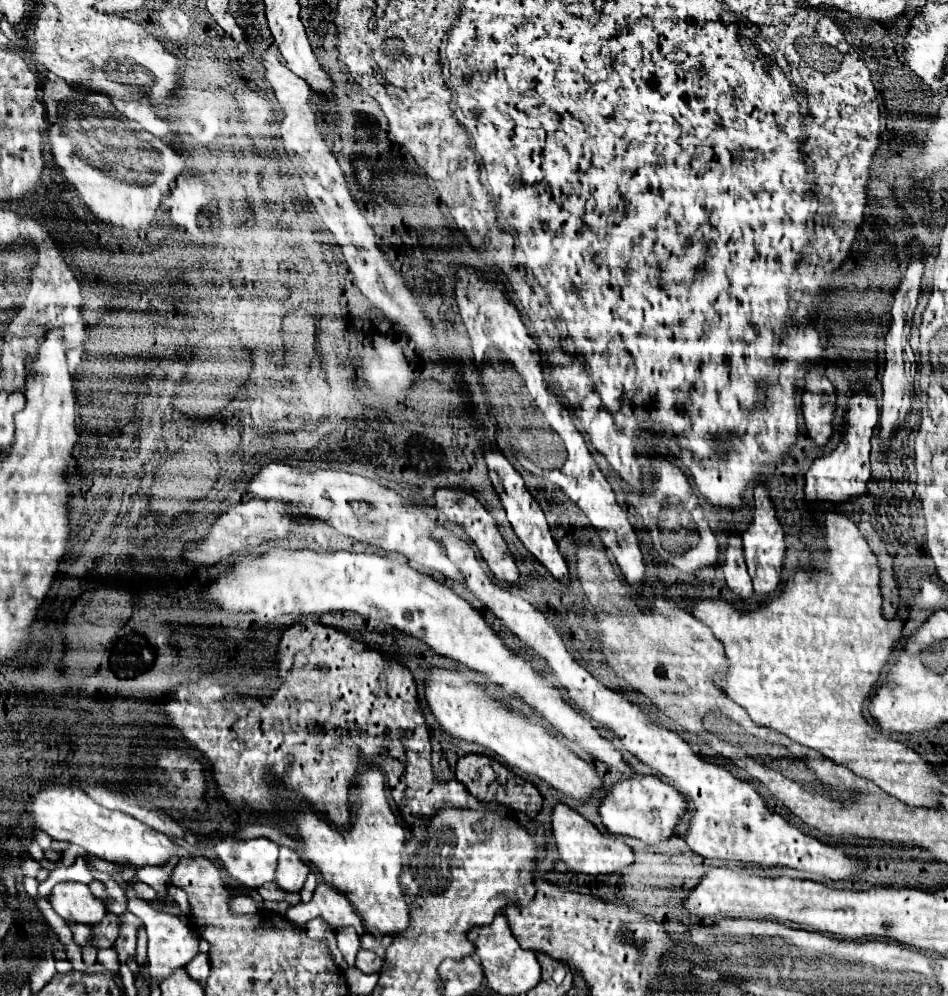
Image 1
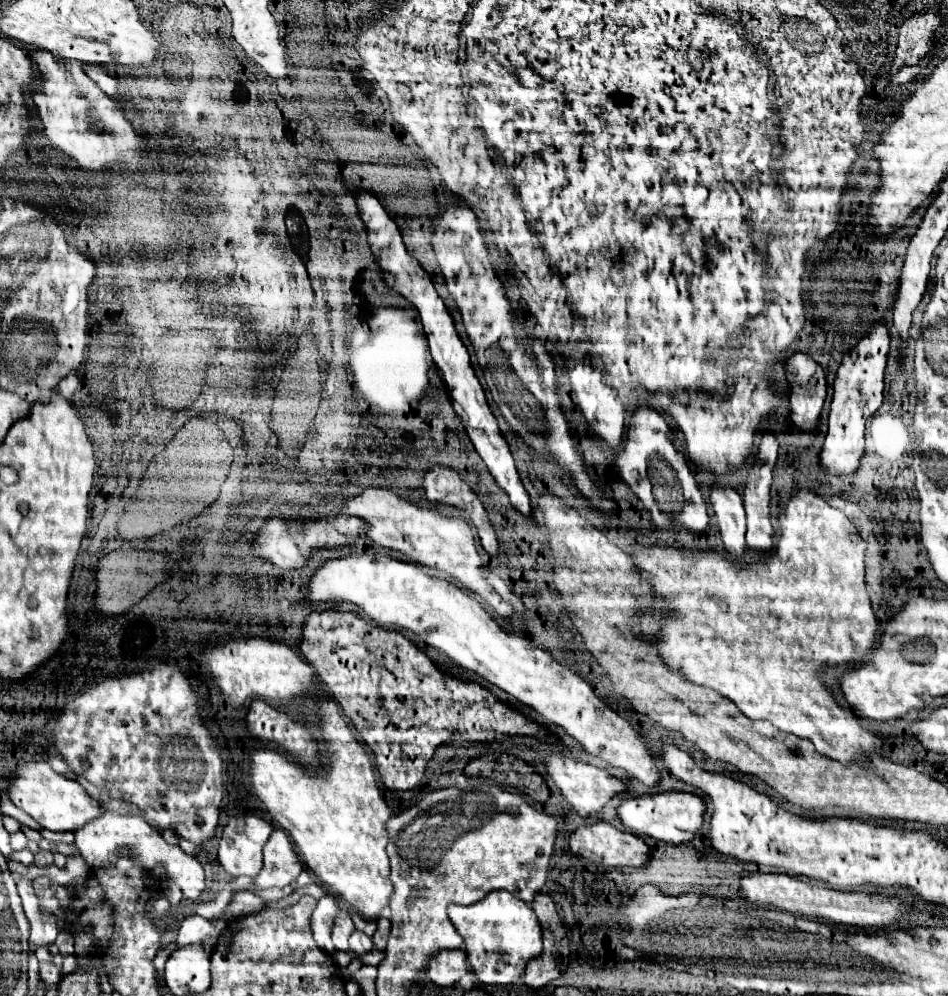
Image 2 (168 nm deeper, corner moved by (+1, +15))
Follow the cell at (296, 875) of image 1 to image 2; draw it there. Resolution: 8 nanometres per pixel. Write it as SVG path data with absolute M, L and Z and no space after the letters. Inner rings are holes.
M275 829L263 849L265 865L261 873L257 875L255 883L259 887L285 887L293 879L297 879L299 871L303 869L303 863L299 865L299 857L285 835L285 831Z

